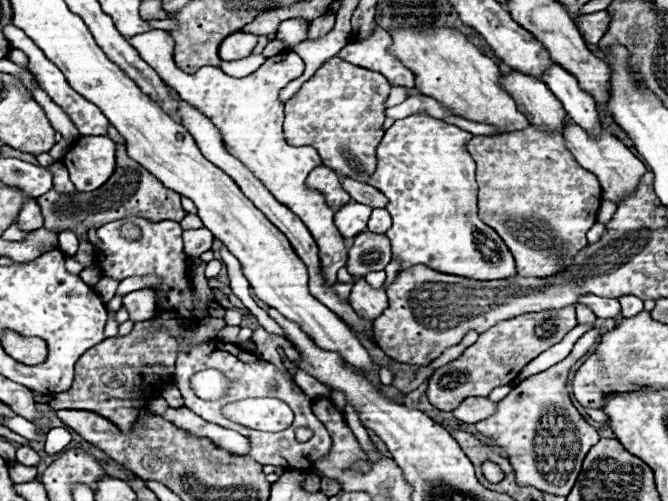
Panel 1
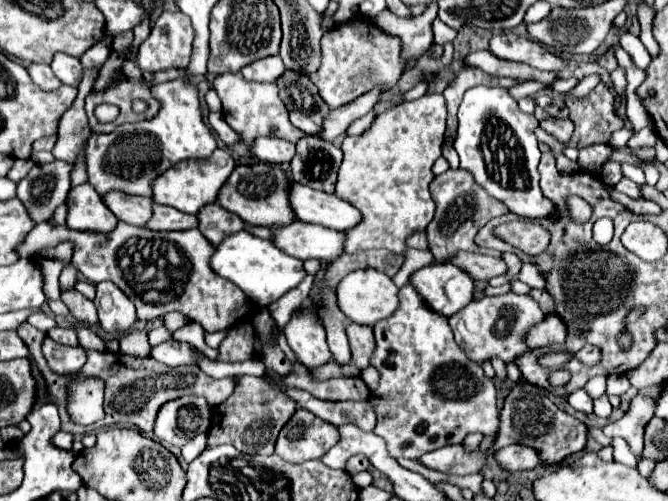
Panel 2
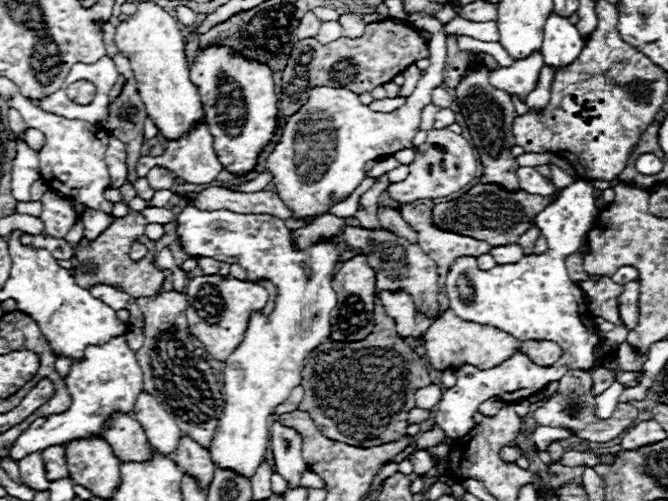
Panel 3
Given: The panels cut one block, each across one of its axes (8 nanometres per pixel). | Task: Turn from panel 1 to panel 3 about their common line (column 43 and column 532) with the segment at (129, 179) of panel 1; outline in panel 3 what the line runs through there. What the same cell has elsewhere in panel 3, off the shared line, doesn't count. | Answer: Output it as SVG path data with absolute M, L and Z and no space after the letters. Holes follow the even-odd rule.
M476 184L458 200L436 204L432 212L432 222L446 232L486 240L490 246L504 246L516 244L518 238L530 228L530 218L542 212L542 208L546 208L548 204L550 204L548 198L528 194L524 190L506 192L496 184Z

